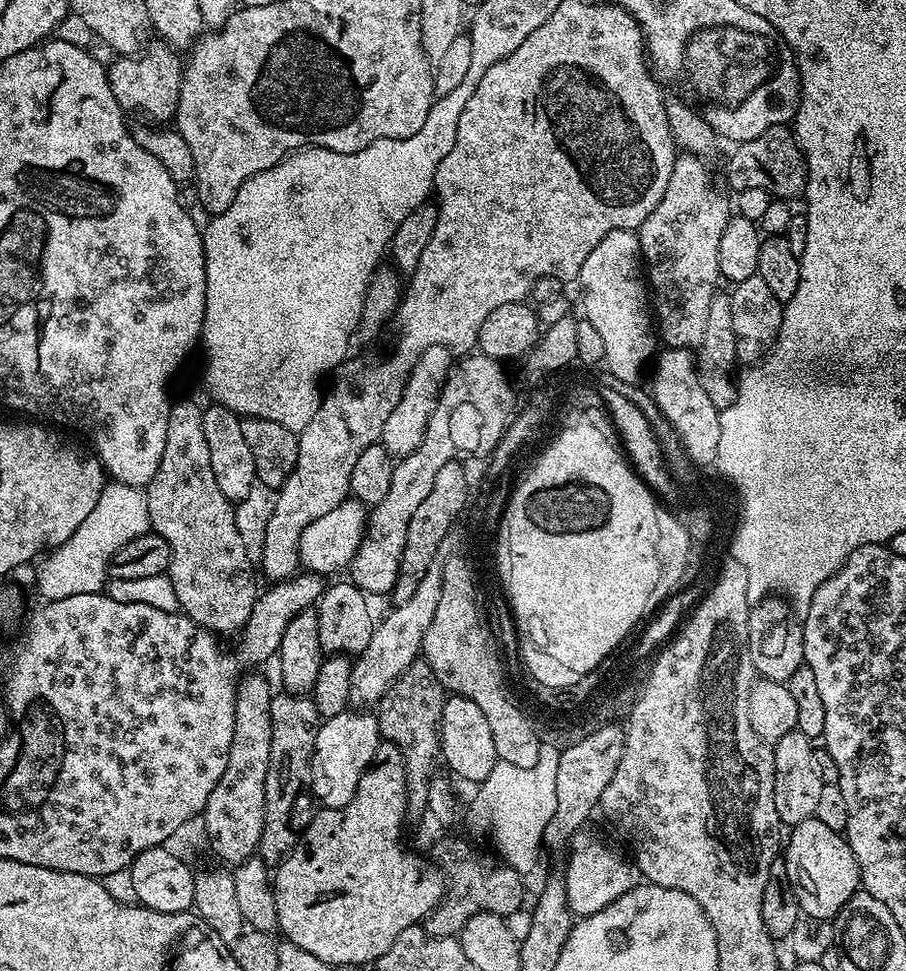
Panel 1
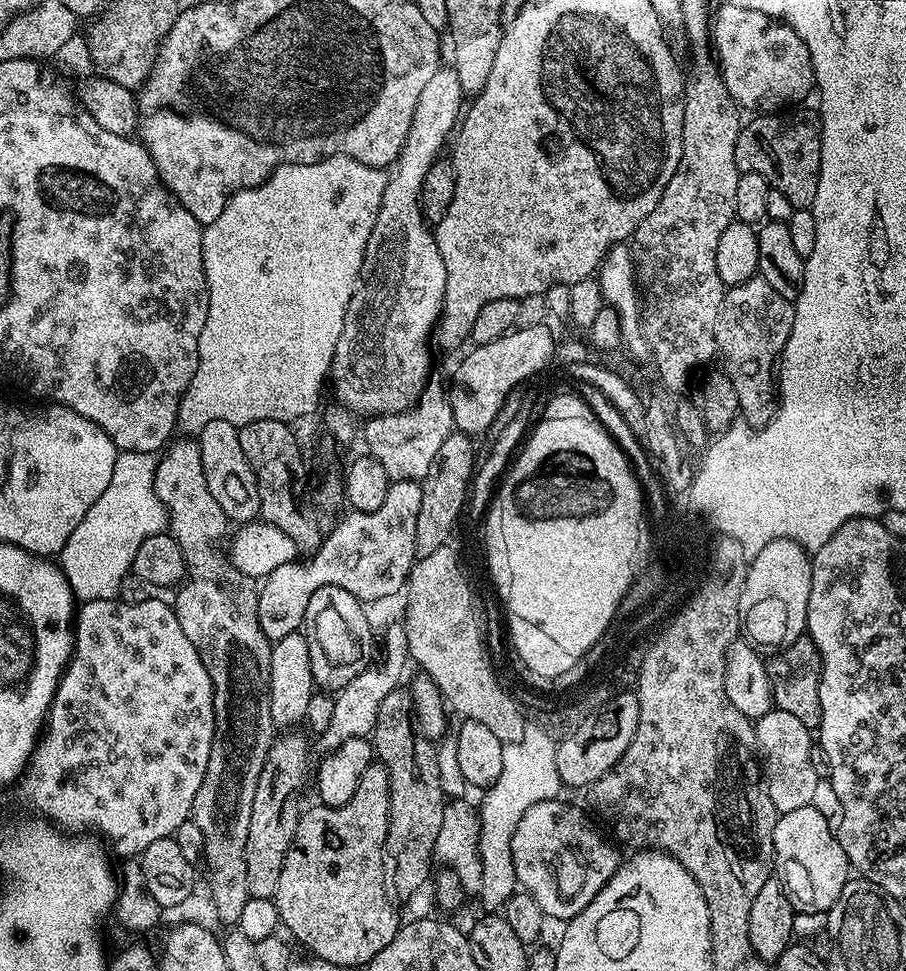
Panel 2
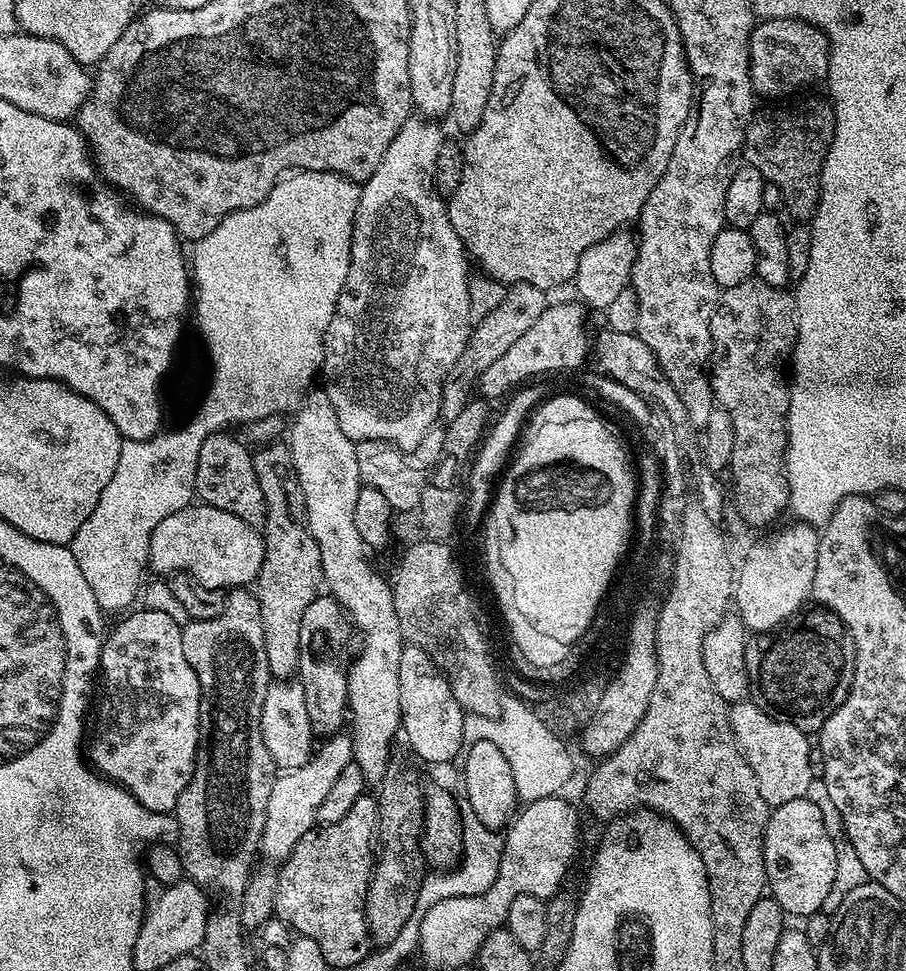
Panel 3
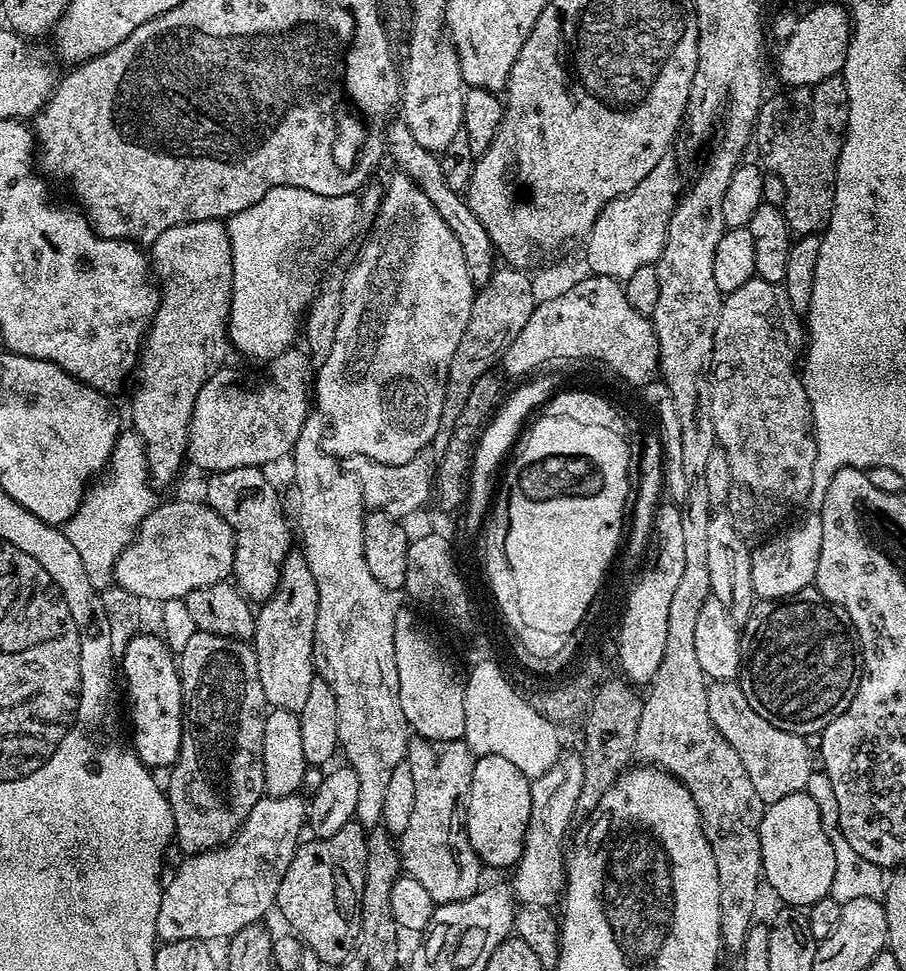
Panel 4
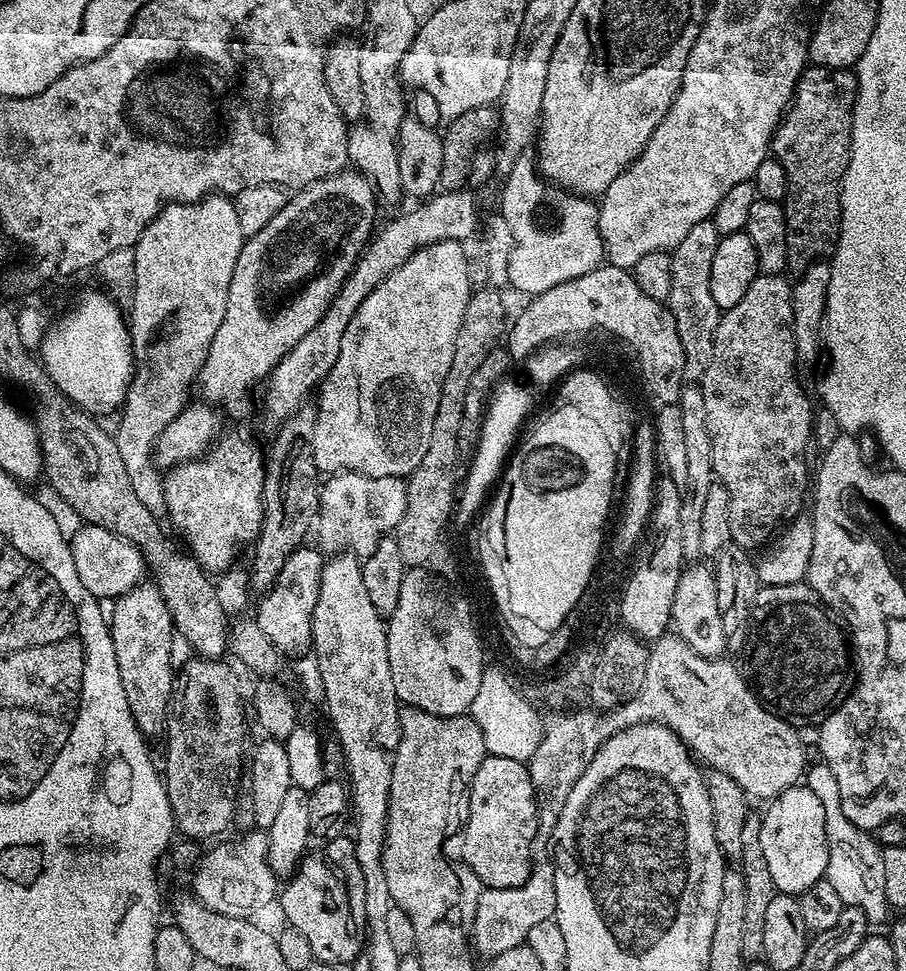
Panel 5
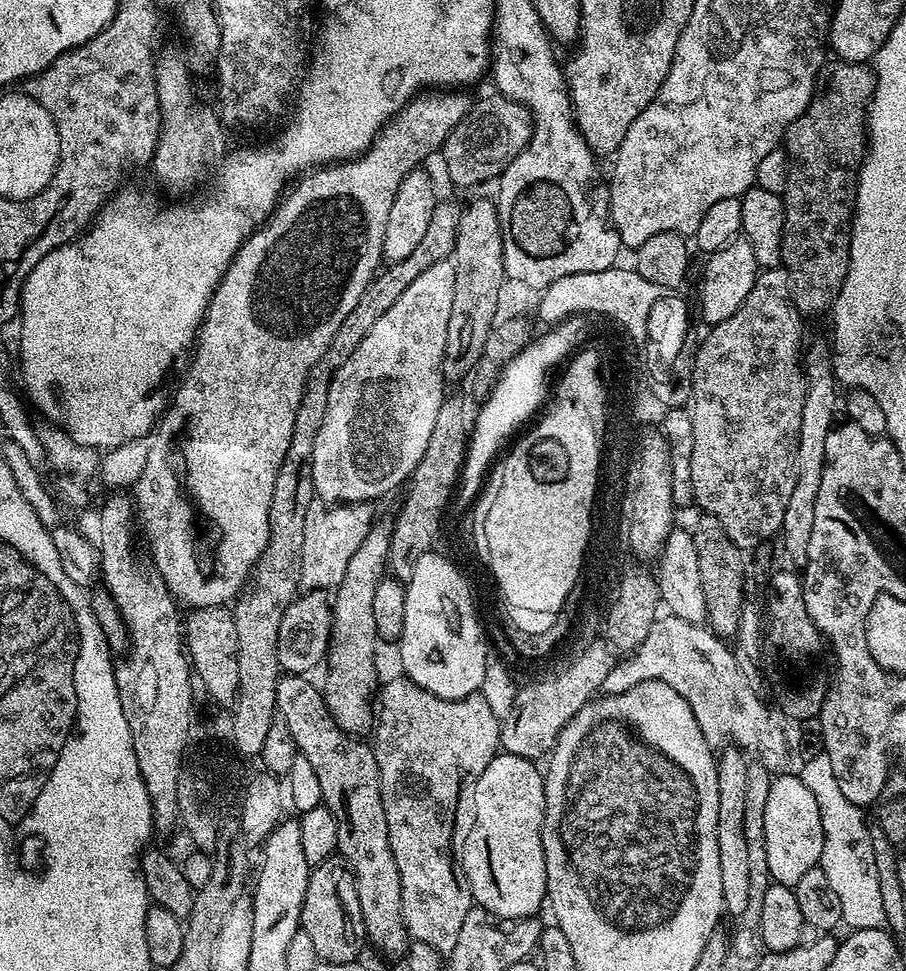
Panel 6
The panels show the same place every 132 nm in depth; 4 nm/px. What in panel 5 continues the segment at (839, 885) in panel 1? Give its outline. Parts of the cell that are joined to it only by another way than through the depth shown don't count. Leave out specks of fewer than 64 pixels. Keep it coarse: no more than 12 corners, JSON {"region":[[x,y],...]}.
{"region":[[814,790],[767,805],[760,845],[777,893],[825,879],[826,810]]}

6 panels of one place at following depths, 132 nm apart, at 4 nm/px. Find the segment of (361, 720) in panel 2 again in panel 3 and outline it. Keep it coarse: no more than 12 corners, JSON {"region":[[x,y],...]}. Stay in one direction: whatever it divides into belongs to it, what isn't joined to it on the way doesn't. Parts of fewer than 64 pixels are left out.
{"region":[[329,736],[277,775],[259,855],[283,862],[317,827],[318,806],[346,766],[352,737]]}

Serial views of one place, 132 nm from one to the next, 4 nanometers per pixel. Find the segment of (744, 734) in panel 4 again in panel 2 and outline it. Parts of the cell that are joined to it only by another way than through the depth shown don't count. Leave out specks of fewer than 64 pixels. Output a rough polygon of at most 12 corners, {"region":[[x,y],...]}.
{"region":[[794,714],[754,727],[777,813],[811,804],[813,733]]}

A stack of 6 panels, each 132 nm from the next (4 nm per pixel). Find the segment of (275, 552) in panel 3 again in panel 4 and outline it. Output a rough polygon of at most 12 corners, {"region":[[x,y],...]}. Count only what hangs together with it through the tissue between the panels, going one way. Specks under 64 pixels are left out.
{"region":[[299,551],[250,637],[265,705],[300,713],[314,679],[318,586]]}

